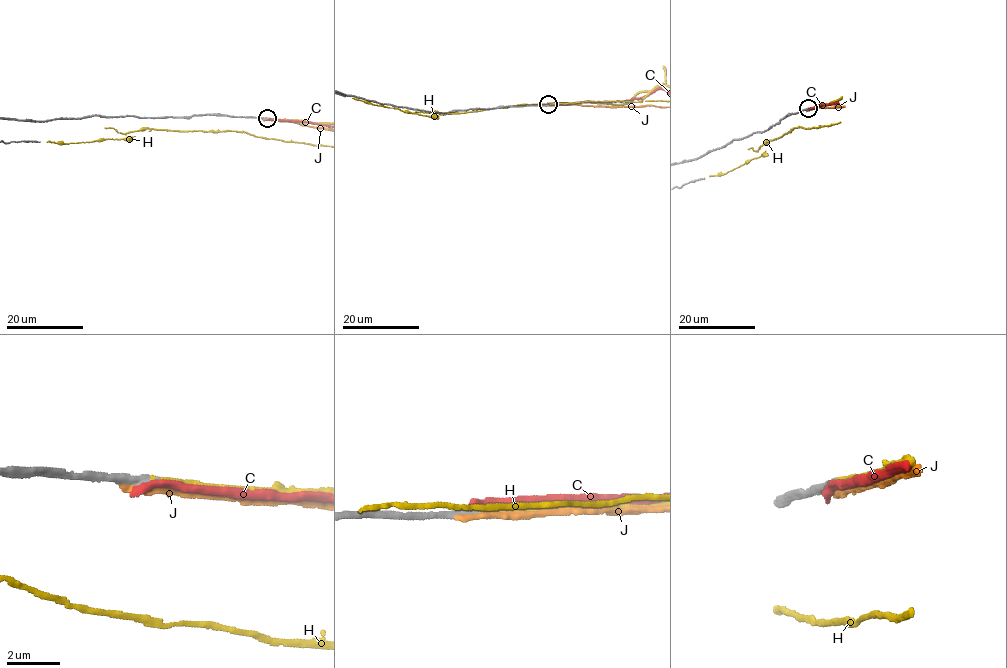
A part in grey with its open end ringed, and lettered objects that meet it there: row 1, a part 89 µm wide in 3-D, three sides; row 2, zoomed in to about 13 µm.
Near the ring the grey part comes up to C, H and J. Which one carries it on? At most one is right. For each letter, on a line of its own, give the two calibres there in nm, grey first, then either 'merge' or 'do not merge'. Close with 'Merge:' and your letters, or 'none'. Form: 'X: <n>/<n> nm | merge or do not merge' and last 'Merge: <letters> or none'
C: 320/360 nm | do not merge
H: 320/280 nm | merge
J: 380/280 nm | do not merge
Merge: H

